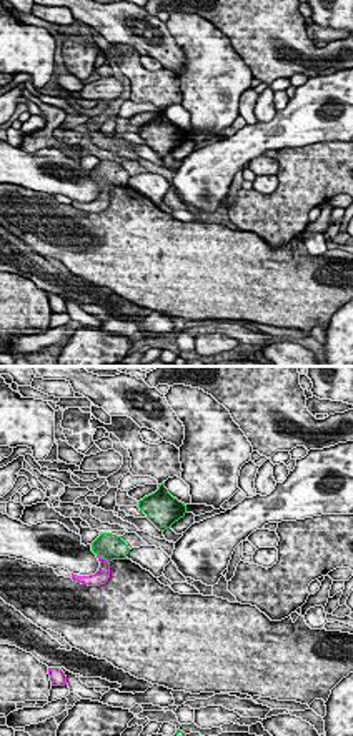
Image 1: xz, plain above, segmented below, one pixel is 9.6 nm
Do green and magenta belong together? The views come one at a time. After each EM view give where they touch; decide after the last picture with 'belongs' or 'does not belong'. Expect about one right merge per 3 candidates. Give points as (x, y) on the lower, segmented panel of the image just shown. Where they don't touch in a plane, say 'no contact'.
meets green at (104, 556)

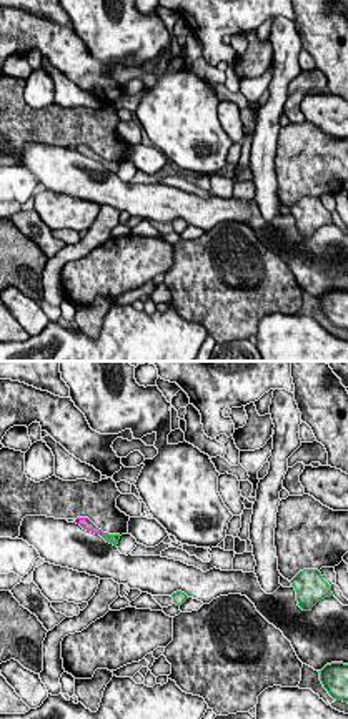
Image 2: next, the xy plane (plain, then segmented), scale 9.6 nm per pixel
no contact

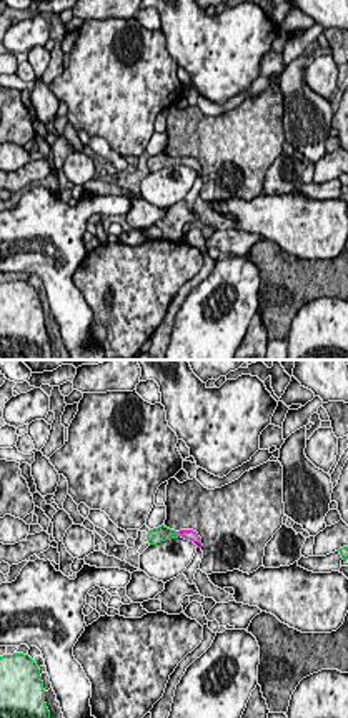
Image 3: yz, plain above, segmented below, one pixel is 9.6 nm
meets green at (177, 533)

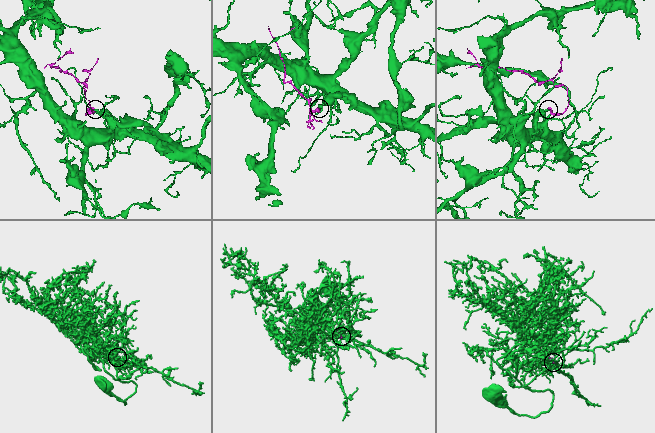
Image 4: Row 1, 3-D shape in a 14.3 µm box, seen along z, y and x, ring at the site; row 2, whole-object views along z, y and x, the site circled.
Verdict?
belongs

